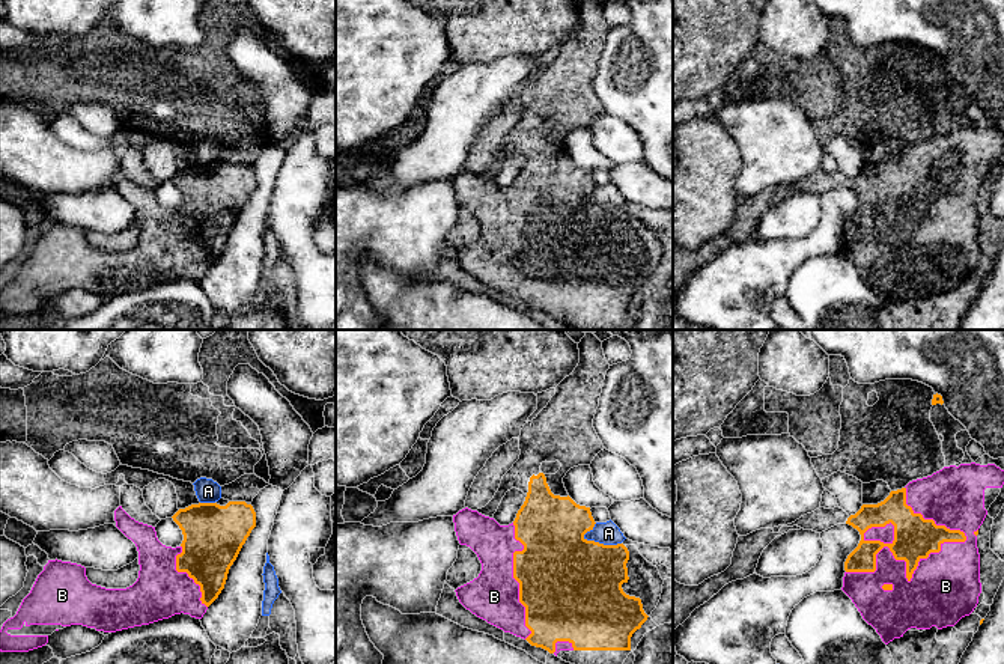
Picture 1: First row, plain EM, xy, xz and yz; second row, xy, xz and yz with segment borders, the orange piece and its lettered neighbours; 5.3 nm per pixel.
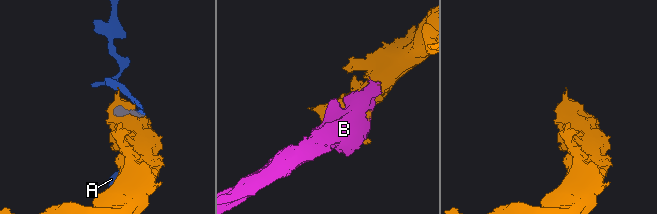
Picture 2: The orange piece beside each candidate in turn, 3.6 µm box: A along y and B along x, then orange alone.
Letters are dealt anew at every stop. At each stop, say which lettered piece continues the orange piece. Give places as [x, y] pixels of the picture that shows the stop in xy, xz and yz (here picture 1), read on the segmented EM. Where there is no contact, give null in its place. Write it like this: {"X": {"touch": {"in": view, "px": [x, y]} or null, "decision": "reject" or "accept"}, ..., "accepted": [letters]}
{"A": {"touch": {"in": "xz", "px": [602, 544]}, "decision": "reject"}, "B": {"touch": {"in": "yz", "px": [906, 568]}, "decision": "accept"}, "accepted": ["B"]}

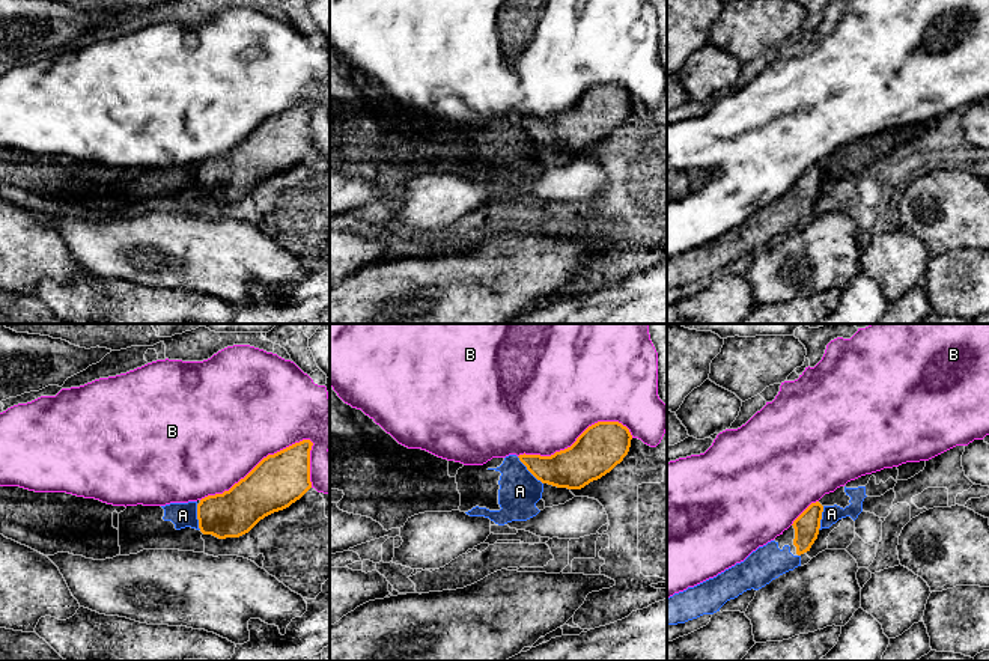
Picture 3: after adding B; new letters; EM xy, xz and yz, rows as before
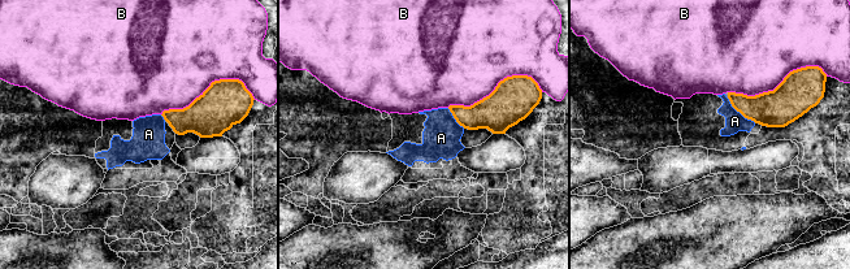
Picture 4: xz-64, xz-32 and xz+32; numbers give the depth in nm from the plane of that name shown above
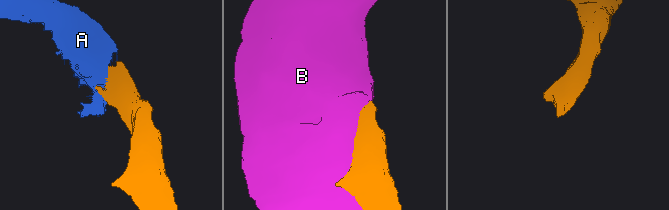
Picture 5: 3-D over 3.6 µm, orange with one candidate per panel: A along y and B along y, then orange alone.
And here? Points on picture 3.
{"A": {"touch": {"in": "xz", "px": [529, 470]}, "decision": "accept"}, "B": {"touch": {"in": "xy", "px": [258, 464]}, "decision": "reject"}, "accepted": ["A"]}

